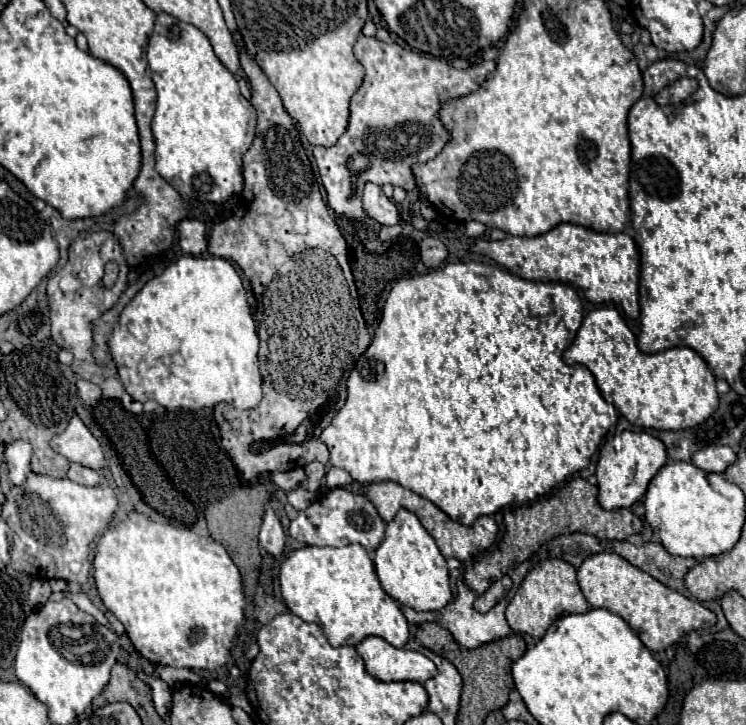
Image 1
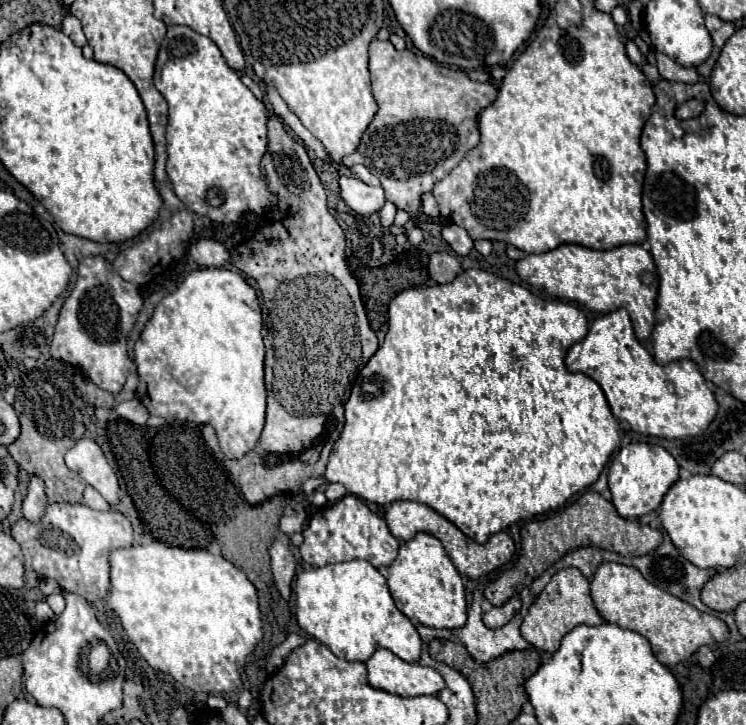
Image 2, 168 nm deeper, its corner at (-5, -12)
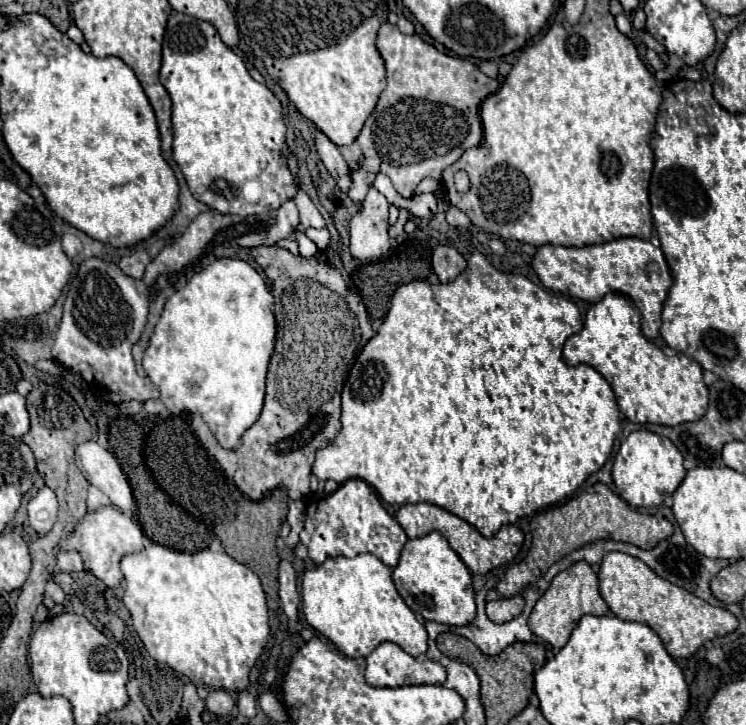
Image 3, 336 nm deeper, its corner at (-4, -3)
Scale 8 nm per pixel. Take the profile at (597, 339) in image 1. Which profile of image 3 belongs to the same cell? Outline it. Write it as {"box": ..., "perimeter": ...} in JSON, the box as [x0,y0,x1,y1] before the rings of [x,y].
{"box":[562,293,708,425],"perimeter":[[[608,293],[594,303],[584,317],[582,331],[566,339],[562,357],[568,365],[586,363],[602,373],[614,389],[620,411],[632,423],[678,425],[706,413],[708,389],[702,381],[702,367],[682,353],[664,355],[650,343],[642,335],[638,307],[624,295]]]}

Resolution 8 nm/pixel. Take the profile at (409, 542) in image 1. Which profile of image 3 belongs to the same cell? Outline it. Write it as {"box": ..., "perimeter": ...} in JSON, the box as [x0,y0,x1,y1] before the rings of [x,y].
{"box":[392,531,476,625],"perimeter":[[[432,531],[430,535],[420,539],[412,539],[404,545],[400,563],[392,571],[392,579],[406,605],[424,621],[436,621],[444,625],[468,625],[476,619],[472,575],[458,553],[438,531]]]}

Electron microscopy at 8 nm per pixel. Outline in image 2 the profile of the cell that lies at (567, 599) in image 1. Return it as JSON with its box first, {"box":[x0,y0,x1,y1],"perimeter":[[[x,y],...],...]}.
{"box":[521,568,603,654],"perimeter":[[[563,568],[549,580],[549,584],[543,588],[543,592],[531,604],[527,616],[523,618],[523,624],[521,624],[521,636],[535,648],[553,654],[559,648],[561,638],[567,632],[571,632],[575,626],[579,626],[579,624],[597,626],[601,622],[603,622],[603,618],[599,616],[599,612],[593,606],[593,600],[589,596],[589,580],[577,568]]]}

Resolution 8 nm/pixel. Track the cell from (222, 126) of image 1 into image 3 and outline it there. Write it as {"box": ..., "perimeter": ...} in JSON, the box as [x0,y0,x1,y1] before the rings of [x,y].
{"box":[160,13,298,217],"perimeter":[[[172,13],[168,19],[160,83],[172,97],[172,125],[174,145],[172,153],[180,165],[192,195],[220,213],[234,217],[266,215],[278,209],[286,199],[294,197],[298,187],[286,167],[286,125],[282,121],[282,105],[276,95],[264,85],[250,77],[244,61],[222,43],[218,31],[202,19],[186,13]]]}

